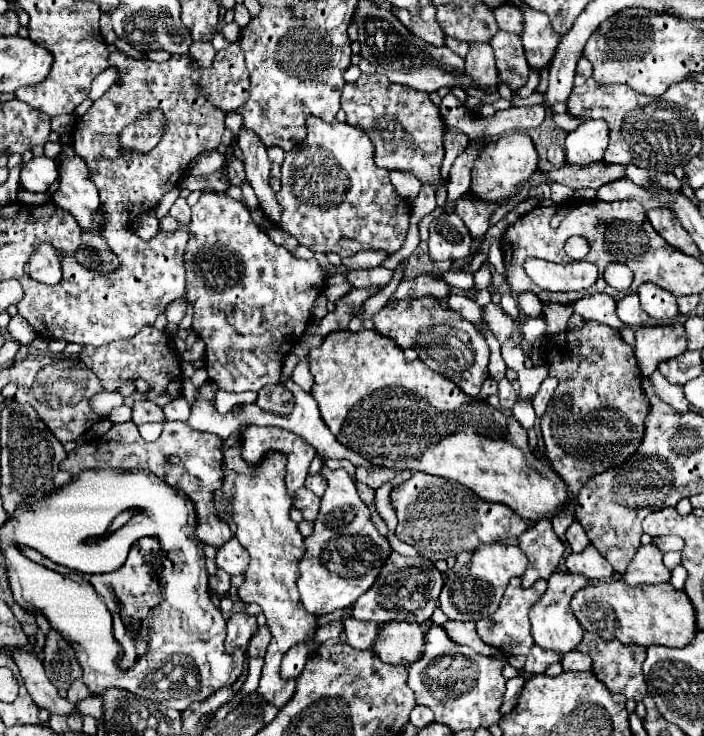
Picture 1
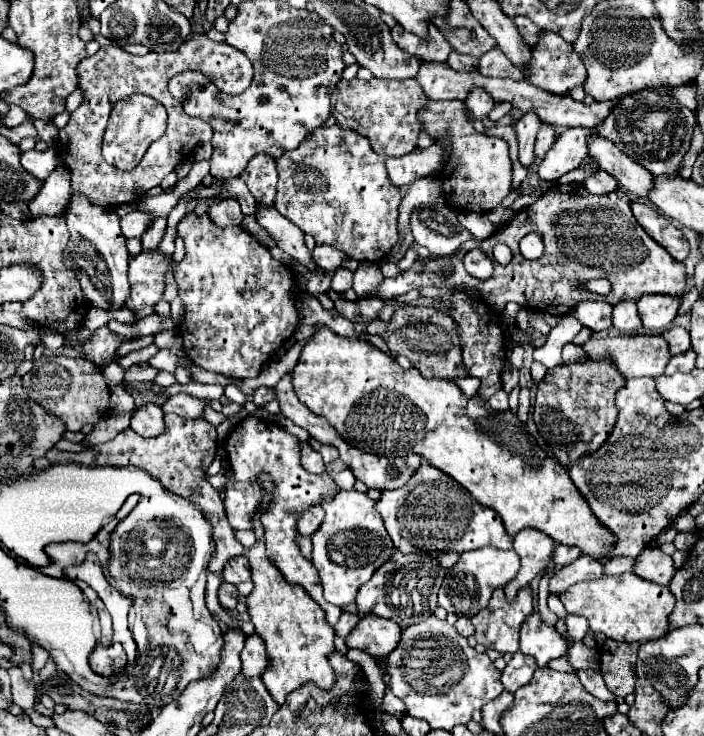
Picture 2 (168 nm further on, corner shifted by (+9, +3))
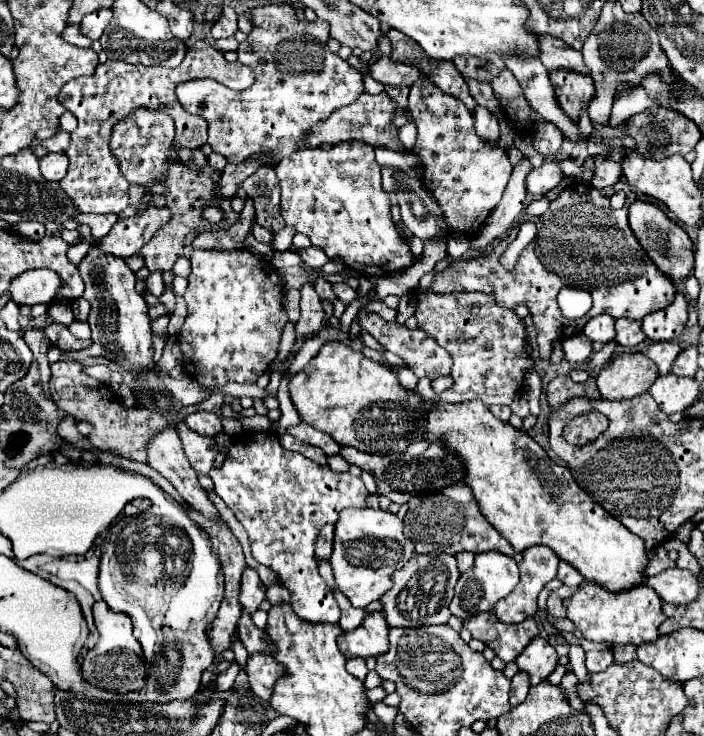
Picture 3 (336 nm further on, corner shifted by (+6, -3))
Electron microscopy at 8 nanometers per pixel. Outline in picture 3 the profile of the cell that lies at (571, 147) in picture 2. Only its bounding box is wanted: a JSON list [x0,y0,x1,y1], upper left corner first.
[525,161,563,195]

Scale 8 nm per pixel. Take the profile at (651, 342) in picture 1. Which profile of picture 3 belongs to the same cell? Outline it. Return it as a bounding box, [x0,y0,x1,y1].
[597,353,659,401]

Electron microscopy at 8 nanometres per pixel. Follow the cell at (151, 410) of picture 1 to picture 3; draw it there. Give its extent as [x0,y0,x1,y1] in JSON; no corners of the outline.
[147,427,219,519]

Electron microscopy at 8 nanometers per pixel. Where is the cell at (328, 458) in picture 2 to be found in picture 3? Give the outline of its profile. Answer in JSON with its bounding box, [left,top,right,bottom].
[287,423,339,455]

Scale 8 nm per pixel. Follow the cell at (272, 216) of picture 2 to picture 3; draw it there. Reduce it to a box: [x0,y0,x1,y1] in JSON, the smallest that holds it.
[295,285,325,341]

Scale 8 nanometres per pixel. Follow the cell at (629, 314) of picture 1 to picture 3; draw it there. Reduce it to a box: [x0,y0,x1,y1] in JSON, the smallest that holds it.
[615,319,647,347]

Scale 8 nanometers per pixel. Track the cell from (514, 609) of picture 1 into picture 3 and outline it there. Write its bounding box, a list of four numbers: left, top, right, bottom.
[463,613,539,663]

